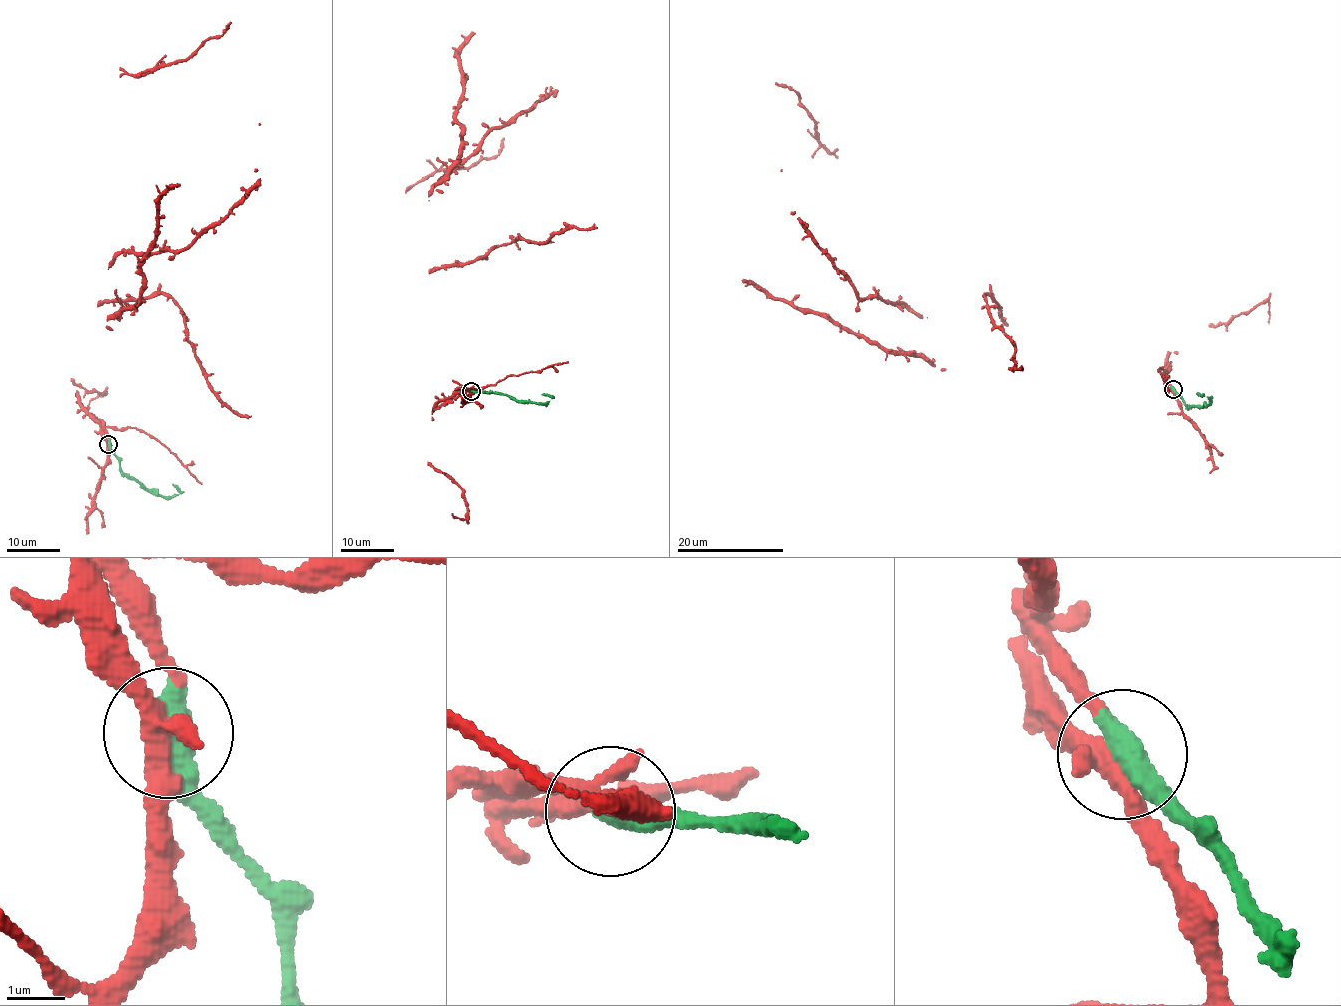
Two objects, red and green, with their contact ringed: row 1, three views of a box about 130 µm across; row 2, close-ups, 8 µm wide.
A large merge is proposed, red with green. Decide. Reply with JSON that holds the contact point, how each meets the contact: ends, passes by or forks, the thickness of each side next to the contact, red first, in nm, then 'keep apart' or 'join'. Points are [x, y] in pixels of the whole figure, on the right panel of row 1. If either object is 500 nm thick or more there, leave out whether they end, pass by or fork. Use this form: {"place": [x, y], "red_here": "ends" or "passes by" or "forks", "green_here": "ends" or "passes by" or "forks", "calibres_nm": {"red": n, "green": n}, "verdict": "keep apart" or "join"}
{"place": [1173, 389], "calibres_nm": {"red": 280, "green": 550}, "verdict": "join"}

